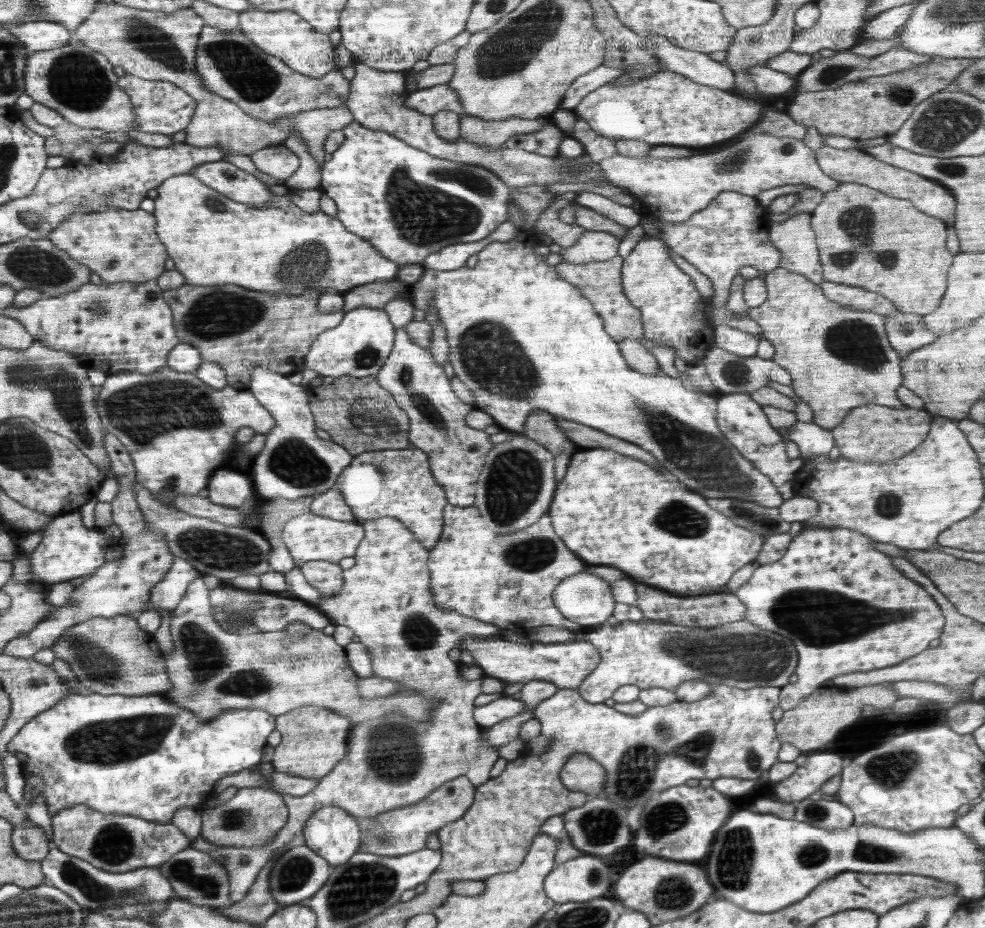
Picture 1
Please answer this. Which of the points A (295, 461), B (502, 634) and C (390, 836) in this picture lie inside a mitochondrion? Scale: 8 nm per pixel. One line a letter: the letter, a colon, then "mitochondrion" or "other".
A: mitochondrion
B: other
C: mitochondrion

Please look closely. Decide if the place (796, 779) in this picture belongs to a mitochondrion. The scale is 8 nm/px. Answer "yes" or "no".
no

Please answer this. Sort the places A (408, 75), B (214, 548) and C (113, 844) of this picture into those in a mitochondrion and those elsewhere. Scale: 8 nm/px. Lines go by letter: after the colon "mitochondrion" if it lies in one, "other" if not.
A: other
B: mitochondrion
C: mitochondrion

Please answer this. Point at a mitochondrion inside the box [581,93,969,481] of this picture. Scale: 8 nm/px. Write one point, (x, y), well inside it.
(857, 224)

